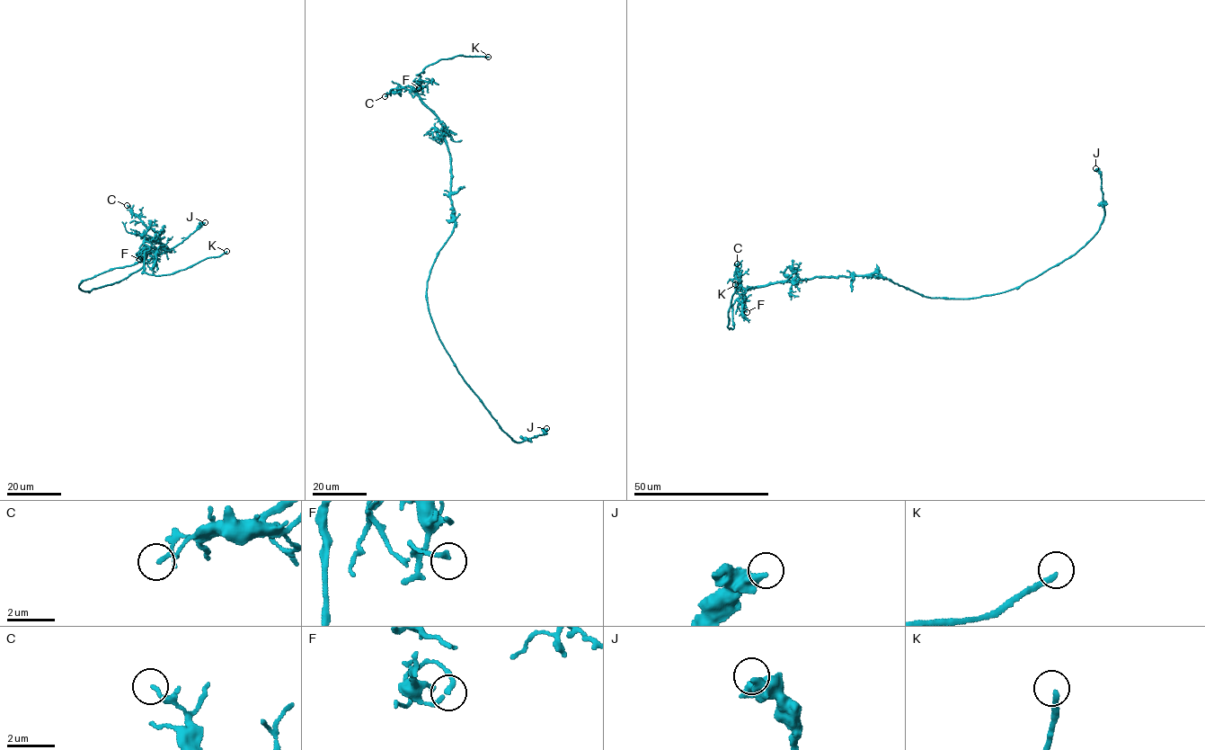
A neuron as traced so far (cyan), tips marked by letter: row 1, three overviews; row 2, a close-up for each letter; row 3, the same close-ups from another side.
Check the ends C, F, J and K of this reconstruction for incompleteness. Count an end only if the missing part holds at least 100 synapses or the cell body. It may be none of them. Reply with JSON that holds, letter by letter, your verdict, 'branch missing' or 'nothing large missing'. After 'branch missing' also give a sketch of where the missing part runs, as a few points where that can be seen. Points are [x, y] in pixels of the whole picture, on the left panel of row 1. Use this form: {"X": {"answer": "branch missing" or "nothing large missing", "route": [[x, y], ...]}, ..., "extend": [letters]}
{"C": {"answer": "nothing large missing"}, "F": {"answer": "nothing large missing"}, "J": {"answer": "nothing large missing"}, "K": {"answer": "branch missing", "route": [[226, 251], [234, 245], [249, 242], [257, 230]]}, "extend": ["K"]}

